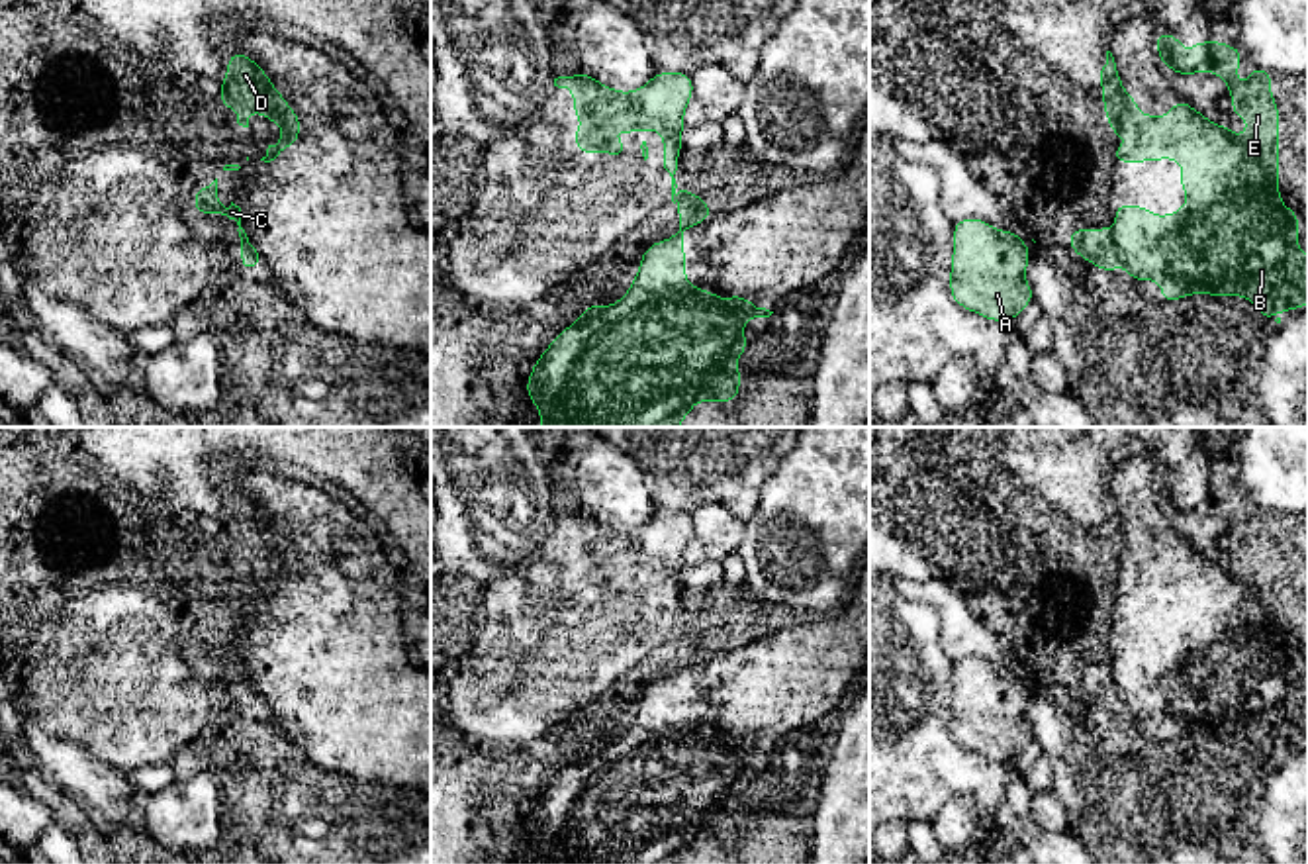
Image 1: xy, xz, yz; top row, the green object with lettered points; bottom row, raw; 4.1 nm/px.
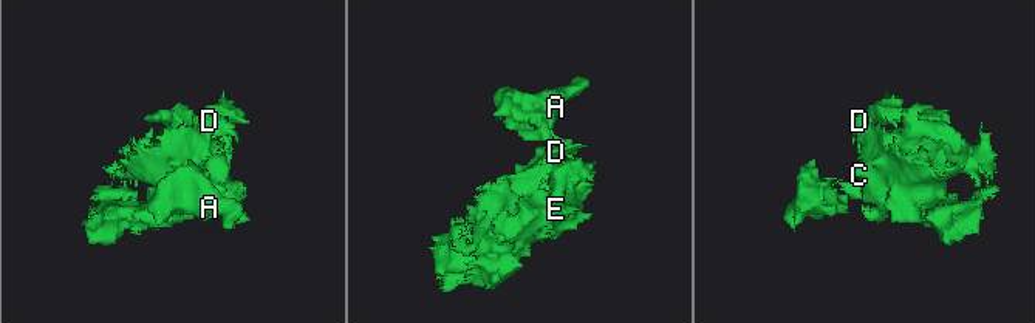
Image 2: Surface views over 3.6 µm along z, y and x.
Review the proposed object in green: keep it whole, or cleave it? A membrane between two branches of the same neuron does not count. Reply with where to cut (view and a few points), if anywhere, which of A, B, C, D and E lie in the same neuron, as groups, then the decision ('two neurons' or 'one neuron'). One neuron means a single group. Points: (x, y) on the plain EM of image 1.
cut yz (1109, 669), (1117, 688); groups A / B C D E; two neurons

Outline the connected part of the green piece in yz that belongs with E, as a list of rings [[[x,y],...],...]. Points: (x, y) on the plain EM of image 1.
[[[1155,472],[1157,494],[1173,511],[1191,515],[1204,507],[1224,517],[1232,531],[1232,552],[1247,556],[1247,570],[1239,578],[1232,568],[1212,562],[1191,543],[1171,541],[1173,551],[1161,556],[1144,554],[1118,515],[1110,490],[1098,509],[1106,560],[1114,568],[1112,601],[1144,601],[1161,598],[1181,600],[1181,629],[1189,641],[1171,654],[1153,654],[1144,645],[1114,643],[1116,664],[1110,678],[1132,719],[1159,719],[1161,741],[1175,741],[1191,733],[1245,735],[1259,744],[1267,762],[1275,750],[1290,750],[1308,743],[1308,694],[1298,692],[1298,650],[1283,645],[1279,635],[1279,545],[1271,535],[1273,511],[1255,504],[1241,525],[1236,517],[1239,486],[1222,480],[1198,480],[1191,492],[1171,472]]]

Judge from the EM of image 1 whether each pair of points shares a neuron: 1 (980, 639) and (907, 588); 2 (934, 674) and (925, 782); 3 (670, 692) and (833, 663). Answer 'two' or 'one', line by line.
1: one
2: one
3: one

